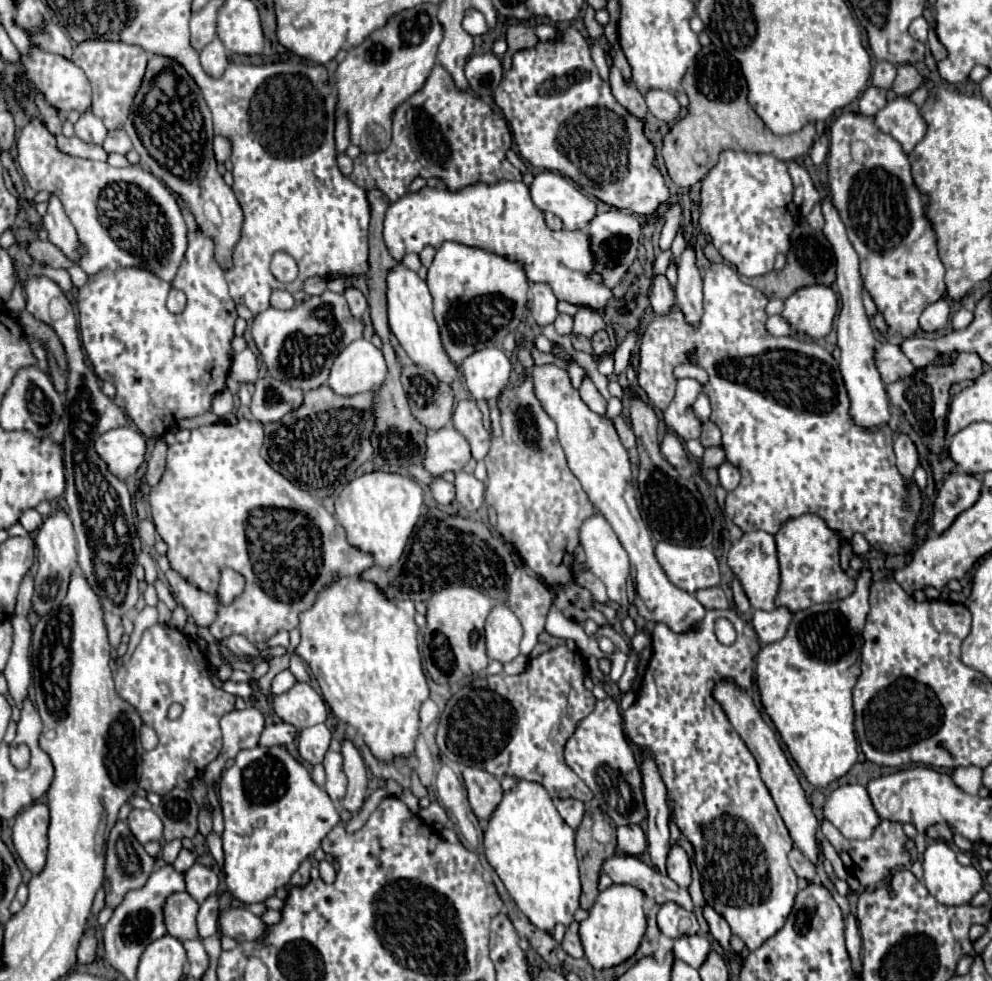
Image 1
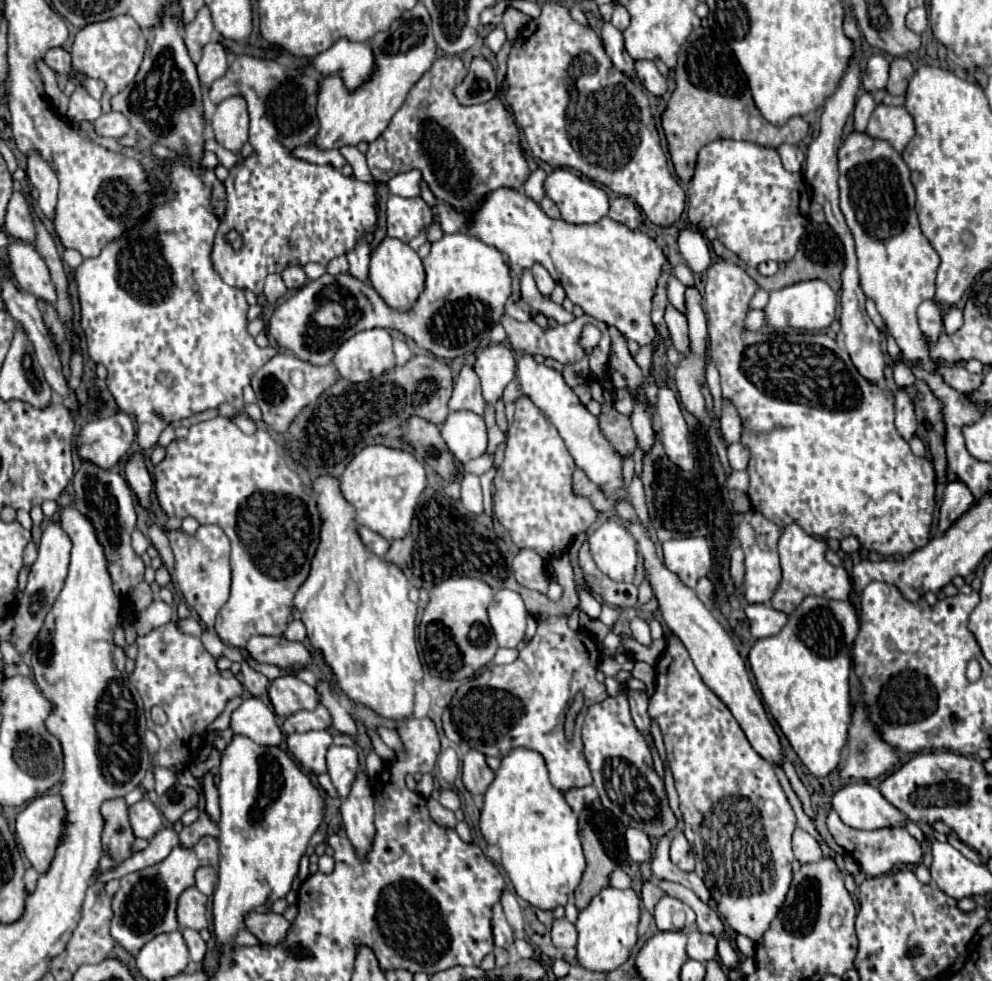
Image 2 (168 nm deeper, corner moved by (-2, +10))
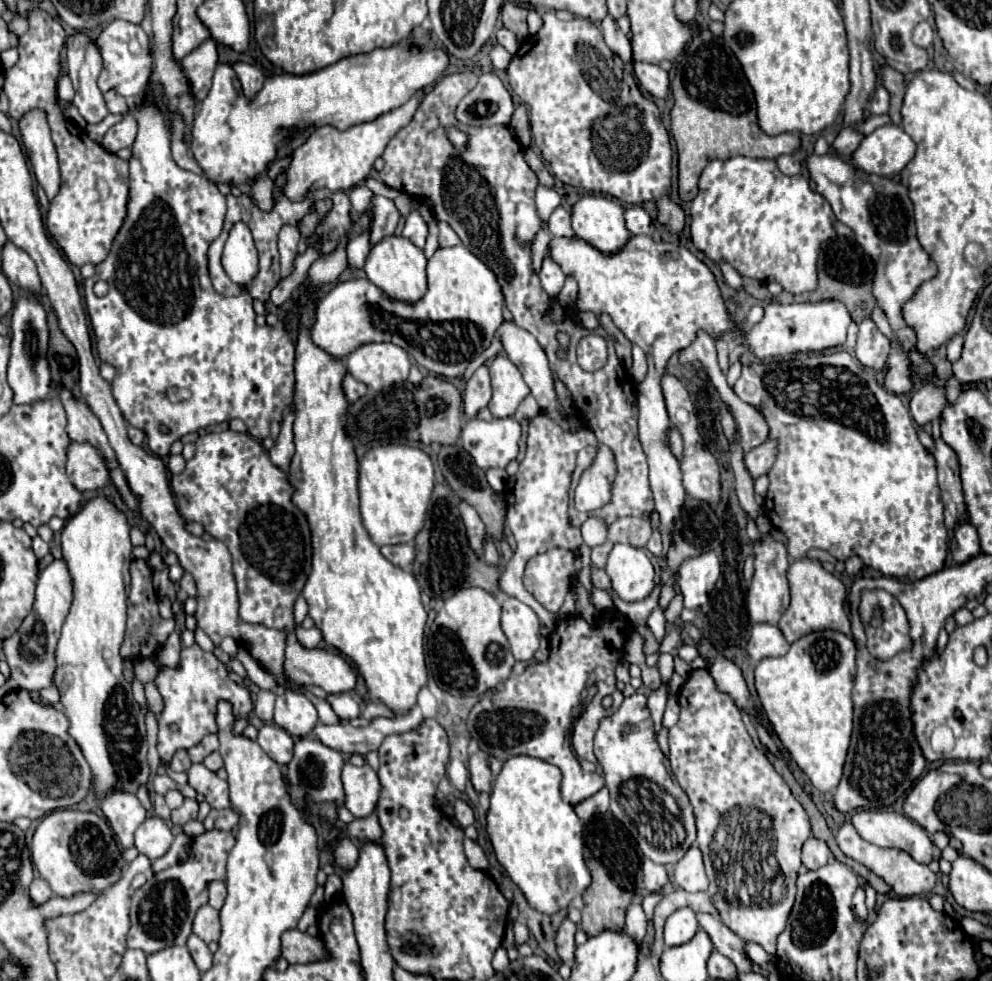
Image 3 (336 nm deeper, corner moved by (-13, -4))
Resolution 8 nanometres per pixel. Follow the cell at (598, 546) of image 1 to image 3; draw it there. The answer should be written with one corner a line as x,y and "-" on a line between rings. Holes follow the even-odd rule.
615,544
605,570
611,578
613,592
625,602
647,598
655,586
651,560
641,548
631,544

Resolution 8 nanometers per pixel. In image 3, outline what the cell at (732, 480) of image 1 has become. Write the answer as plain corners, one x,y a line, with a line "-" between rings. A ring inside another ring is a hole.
767,440
759,448
753,448
751,452
745,454
745,464
753,480
767,474
773,462
775,462
775,442
773,440

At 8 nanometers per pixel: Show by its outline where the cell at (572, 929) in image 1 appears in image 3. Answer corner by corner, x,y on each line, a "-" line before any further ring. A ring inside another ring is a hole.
563,920
563,924
557,930
557,954
561,956
563,962
571,962
575,958
575,924
571,920

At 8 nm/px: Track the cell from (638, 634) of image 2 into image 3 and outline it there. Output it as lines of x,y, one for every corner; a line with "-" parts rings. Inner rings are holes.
661,654
659,656
659,662
657,662
657,668
661,672
661,682
665,686
669,686
671,676
673,676
673,656
671,654

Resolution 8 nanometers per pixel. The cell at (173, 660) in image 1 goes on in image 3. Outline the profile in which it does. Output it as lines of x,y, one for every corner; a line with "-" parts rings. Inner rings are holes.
197,644
191,648
181,648
181,664
175,668
161,666
159,674
155,676
155,686
163,698
163,710
159,716
159,736
157,736
157,750
159,756
169,762
177,750
189,750
197,746
207,734
217,734
219,726
215,722
217,716
217,704
219,700
227,700
233,704
233,716
235,720
249,718
249,712
253,710
253,702
247,688
237,686
229,674
223,662
215,658
213,652
201,650
-
169,724
177,724
179,732
171,732

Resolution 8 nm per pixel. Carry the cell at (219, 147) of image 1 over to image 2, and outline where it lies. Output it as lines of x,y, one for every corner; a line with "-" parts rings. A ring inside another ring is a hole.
236,94
236,96
220,102
210,124
216,130
216,140
224,148
238,154
242,150
242,144
248,140
248,134
246,134
248,132
248,110
246,110
244,96
-
216,124
220,124
220,126
216,126
-
218,130
222,130
222,132
218,132

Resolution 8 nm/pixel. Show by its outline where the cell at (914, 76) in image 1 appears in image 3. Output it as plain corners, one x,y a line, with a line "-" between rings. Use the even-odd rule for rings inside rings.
883,68
883,86
889,90
891,94
891,108
889,108
889,116
893,120
893,124
901,124
903,116
901,116
901,104
903,104
903,96
905,96
905,76
893,68

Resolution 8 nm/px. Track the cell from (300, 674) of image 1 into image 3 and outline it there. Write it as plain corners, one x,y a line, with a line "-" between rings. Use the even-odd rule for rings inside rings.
297,628
295,630
299,642
305,646
305,648
317,648
321,644
321,632
317,628
311,628
311,630
305,630
305,628

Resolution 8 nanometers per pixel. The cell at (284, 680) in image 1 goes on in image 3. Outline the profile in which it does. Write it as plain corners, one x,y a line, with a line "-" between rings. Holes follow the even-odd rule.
341,692
341,694
329,694
327,702
331,704
331,708
335,710
335,714
339,718
349,718
351,720
351,718
359,716
357,702
349,694
345,694
345,692

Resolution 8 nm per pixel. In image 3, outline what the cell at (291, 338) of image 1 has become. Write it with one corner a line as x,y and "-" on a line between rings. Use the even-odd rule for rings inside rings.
463,244
453,248
439,248
433,254
433,258
427,262
427,280
429,280
427,294
415,304
403,304
397,300
391,302
367,278
339,282
317,302
315,320
313,320
313,326
309,328
311,340
327,354
331,354
335,360
347,358
353,350
369,342
395,342
395,344
401,344
401,348
407,350
417,360
417,364
427,368
429,372
435,372
447,378
463,376
471,360
475,360
483,350
489,348
497,328
503,324
505,296
501,292
495,272
489,266
485,266
475,254
471,254

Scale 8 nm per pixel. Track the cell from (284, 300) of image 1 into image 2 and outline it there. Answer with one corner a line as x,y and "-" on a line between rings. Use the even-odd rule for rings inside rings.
270,274
270,276
266,278
264,296
268,298
270,304
280,302
280,300
286,296
286,292
288,292
288,288
286,288
286,284
284,284
284,280
282,280
280,274

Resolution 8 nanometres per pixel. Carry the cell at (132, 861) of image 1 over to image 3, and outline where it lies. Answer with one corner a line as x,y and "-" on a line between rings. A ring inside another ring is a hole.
113,792
111,796
103,796
101,810
109,820
109,826
115,832
115,840
123,850
133,846
135,828
147,818
147,812
139,804
137,796
127,792

